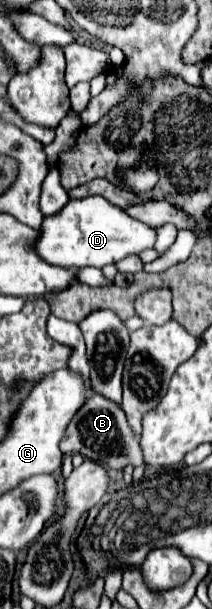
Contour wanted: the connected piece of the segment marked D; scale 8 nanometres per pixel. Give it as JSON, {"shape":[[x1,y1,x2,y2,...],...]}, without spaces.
{"shape":[[88,196,82,200,70,200,60,212,44,216,38,228,38,244,34,248,42,260,54,266,104,268,106,264,120,262,128,254,140,254,142,250,152,248,154,242,156,234,150,226,130,218,122,208,110,204,102,196]]}

